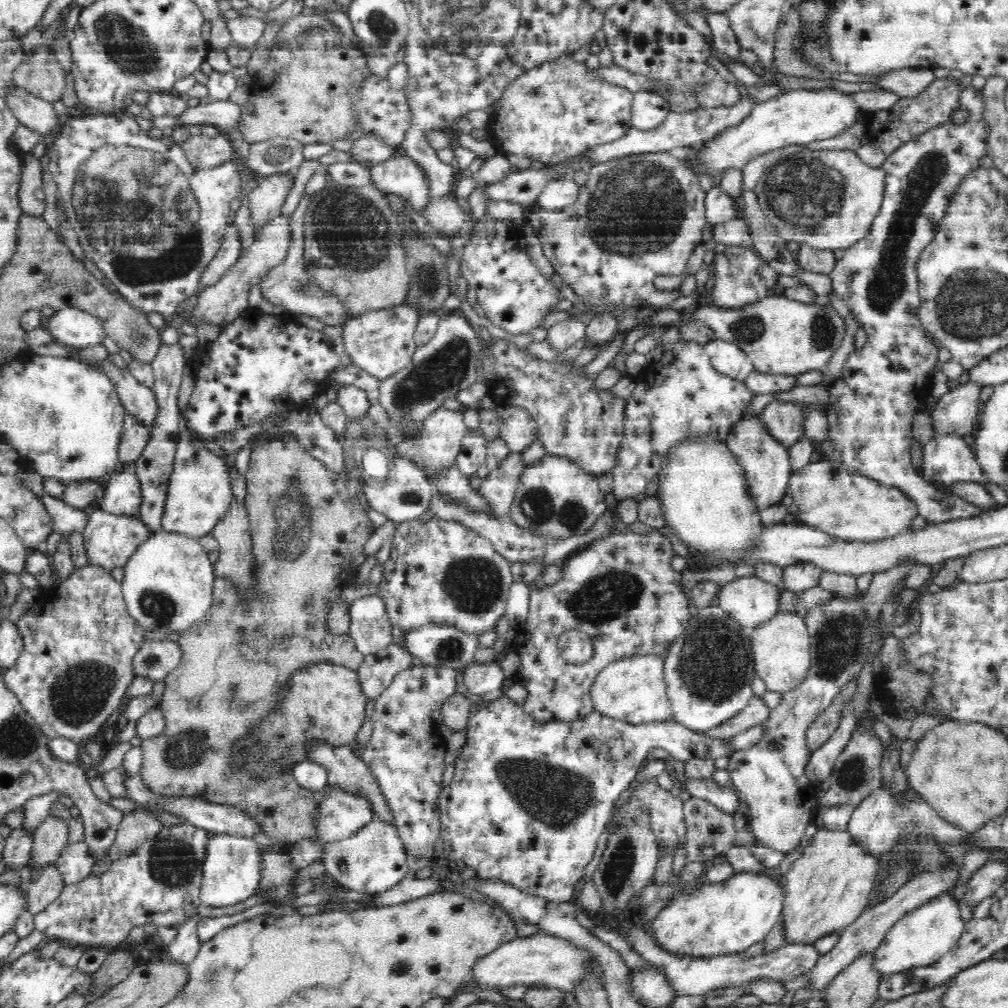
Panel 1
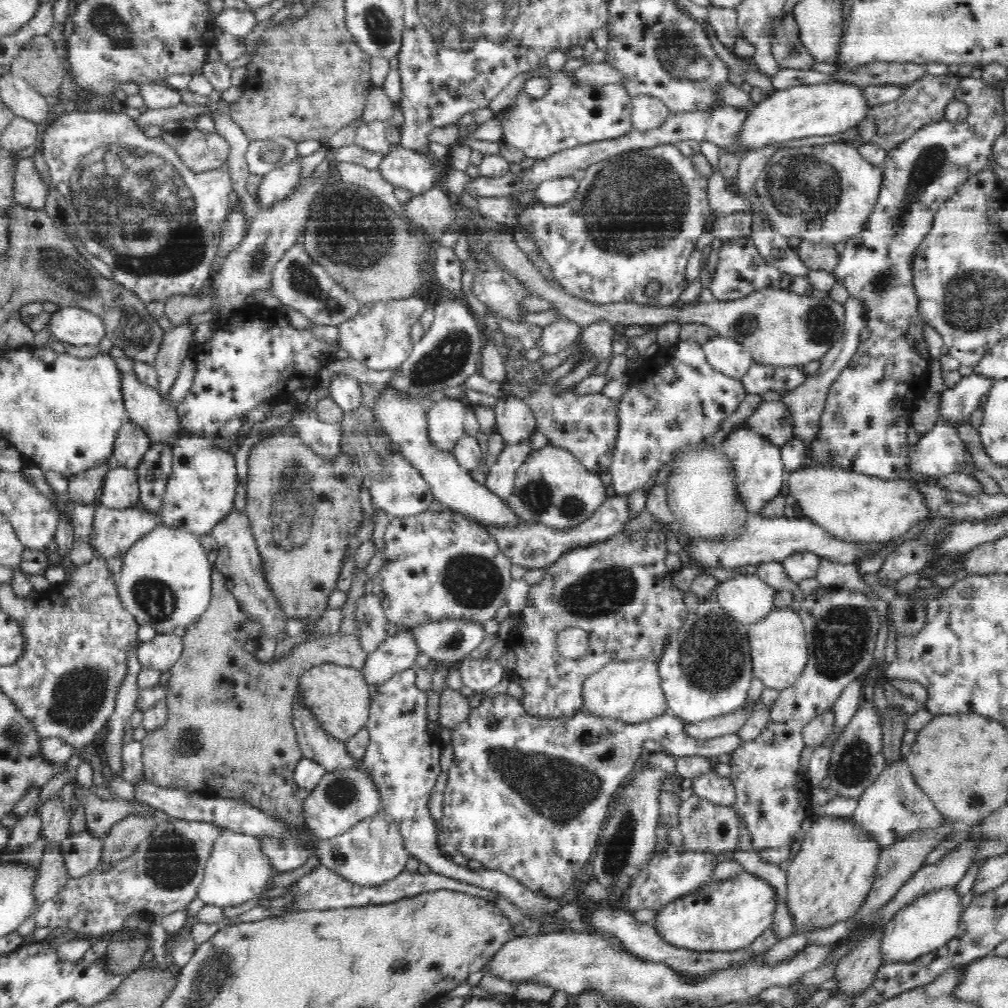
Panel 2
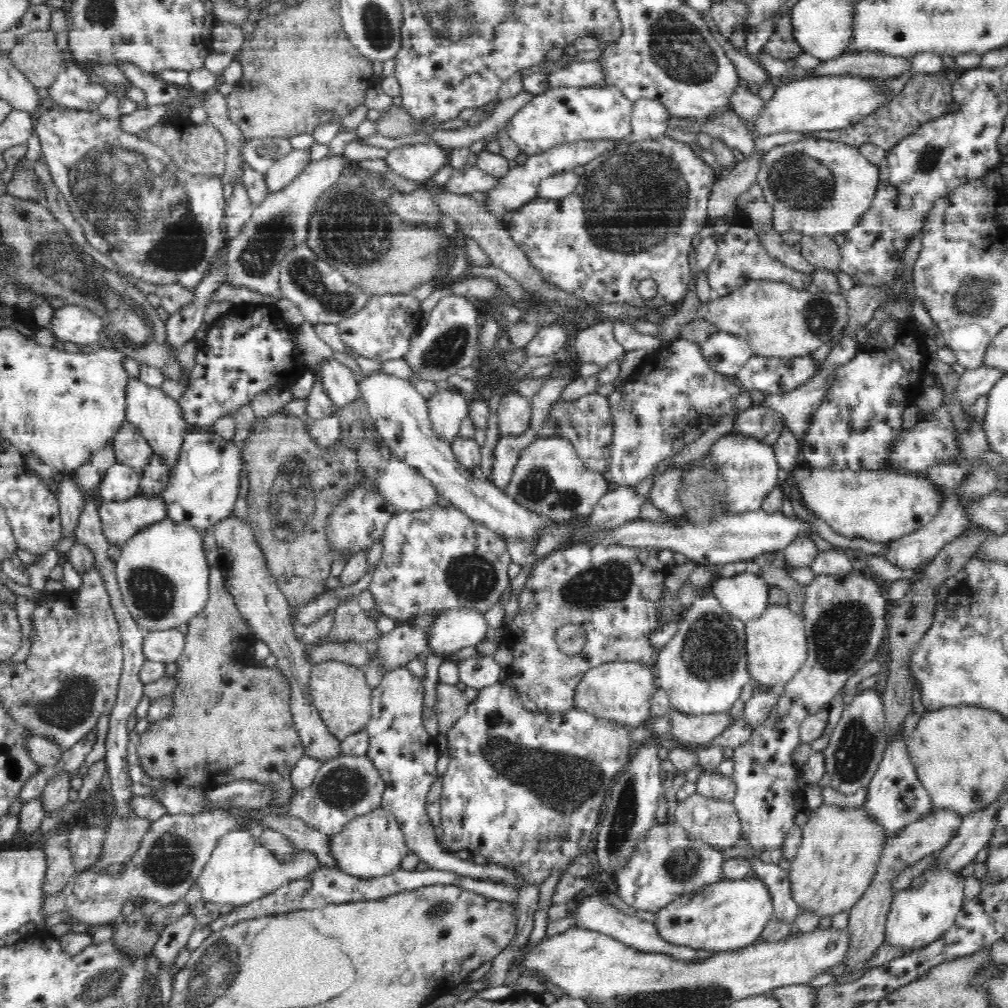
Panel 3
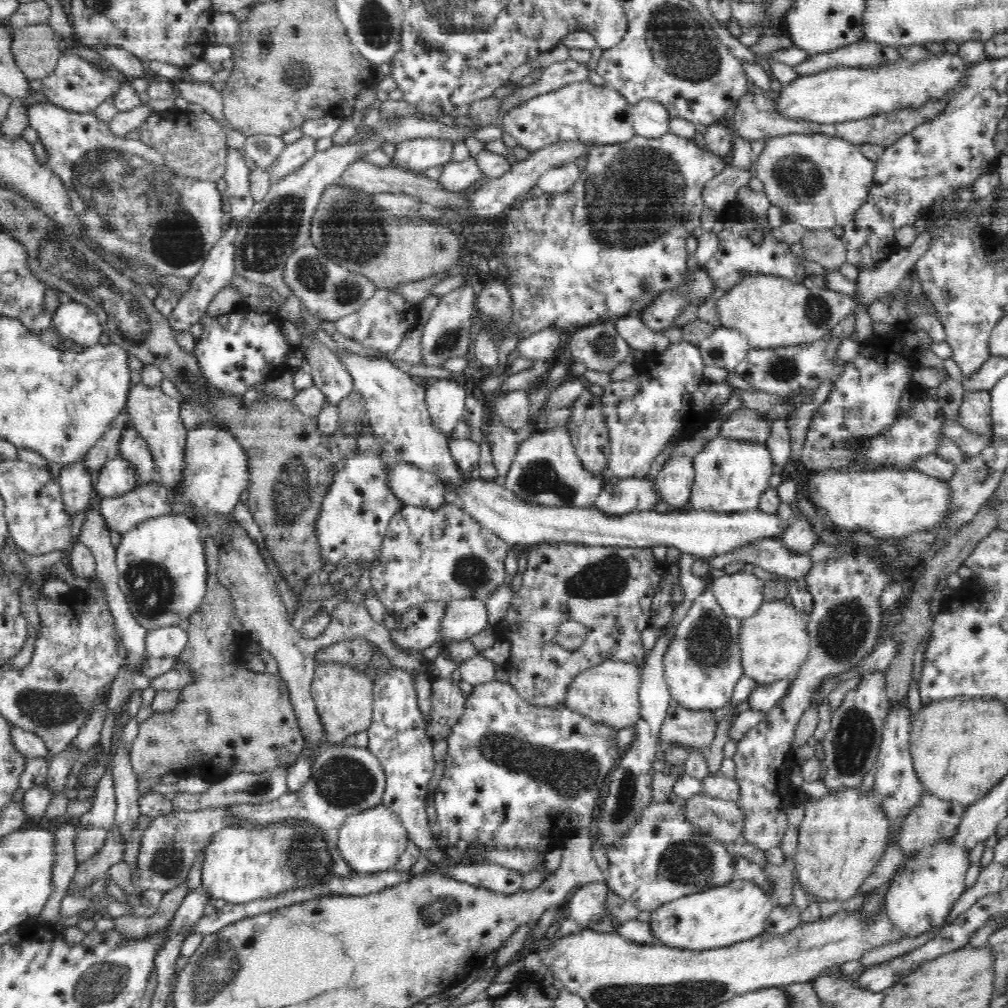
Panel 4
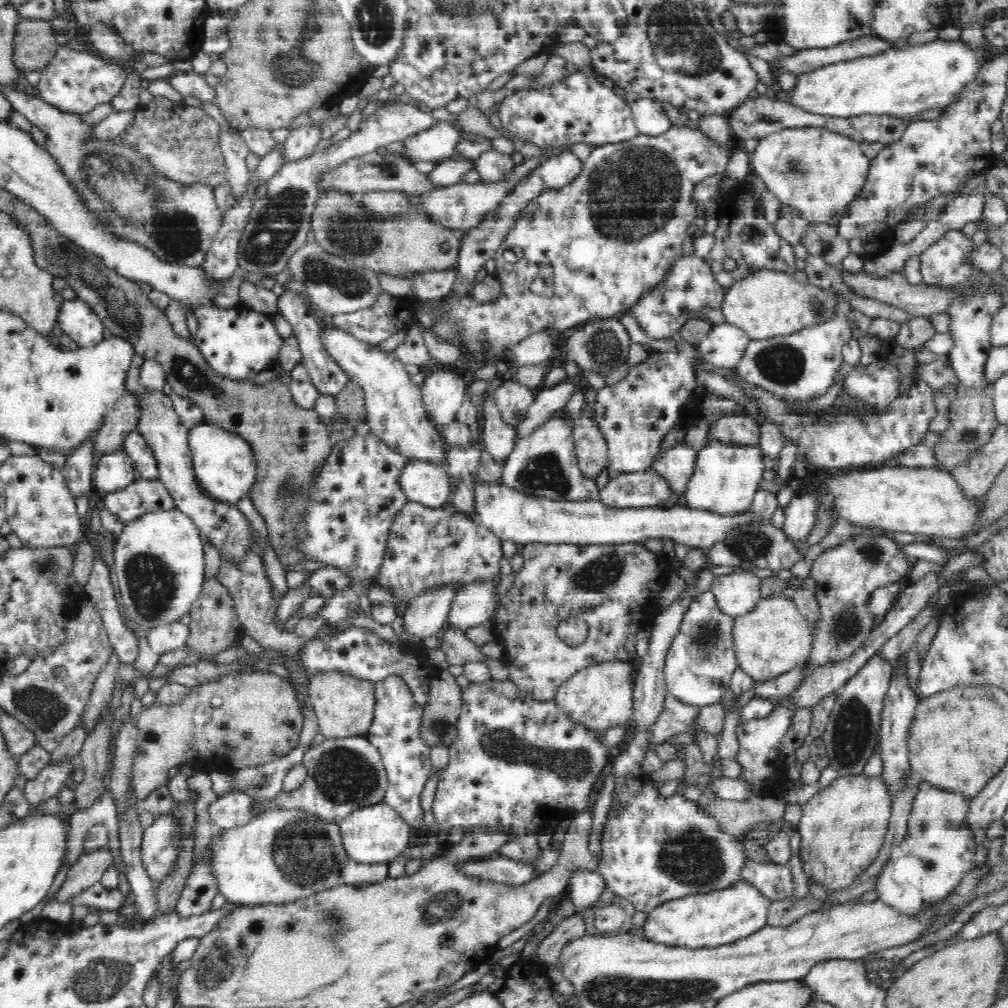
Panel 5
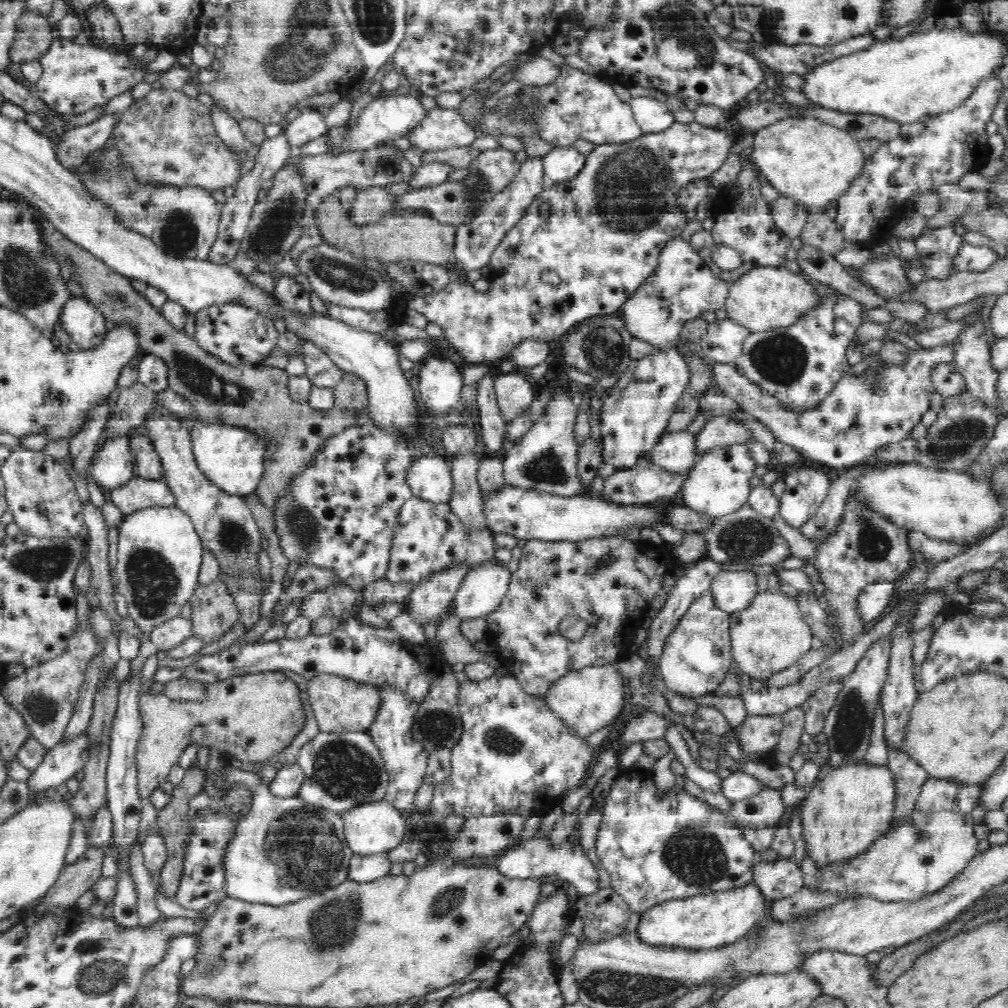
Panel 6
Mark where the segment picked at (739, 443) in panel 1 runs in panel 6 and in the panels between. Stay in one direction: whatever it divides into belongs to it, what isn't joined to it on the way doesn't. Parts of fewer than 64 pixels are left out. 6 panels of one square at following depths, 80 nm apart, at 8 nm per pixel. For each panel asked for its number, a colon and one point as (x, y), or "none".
2: (761, 470)
3: (750, 467)
4: (732, 474)
5: (727, 476)
6: (719, 484)

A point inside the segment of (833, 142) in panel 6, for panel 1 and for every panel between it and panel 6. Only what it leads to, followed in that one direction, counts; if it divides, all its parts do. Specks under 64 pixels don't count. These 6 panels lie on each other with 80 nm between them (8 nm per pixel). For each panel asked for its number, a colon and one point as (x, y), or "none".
1: (827, 200)
2: (824, 195)
3: (817, 188)
4: (817, 182)
5: (818, 174)

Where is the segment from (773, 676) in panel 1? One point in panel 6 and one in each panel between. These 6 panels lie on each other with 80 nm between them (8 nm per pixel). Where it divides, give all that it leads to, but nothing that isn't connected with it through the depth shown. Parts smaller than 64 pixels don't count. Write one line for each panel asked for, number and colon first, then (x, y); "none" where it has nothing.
2: (779, 650)
3: (776, 643)
4: (774, 643)
5: (775, 638)
6: (771, 635)

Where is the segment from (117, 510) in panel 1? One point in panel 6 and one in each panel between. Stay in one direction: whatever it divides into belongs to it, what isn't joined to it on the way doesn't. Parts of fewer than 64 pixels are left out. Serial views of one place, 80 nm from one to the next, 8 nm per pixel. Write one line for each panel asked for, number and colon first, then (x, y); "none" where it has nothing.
2: (120, 491)
3: (121, 483)
4: (118, 478)
5: (115, 472)
6: (114, 466)

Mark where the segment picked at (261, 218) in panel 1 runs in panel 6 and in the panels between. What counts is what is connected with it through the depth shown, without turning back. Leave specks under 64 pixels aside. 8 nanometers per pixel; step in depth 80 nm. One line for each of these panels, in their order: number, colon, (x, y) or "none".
2: (276, 186)
3: (283, 172)
4: (290, 160)
5: (303, 142)
6: (309, 125)

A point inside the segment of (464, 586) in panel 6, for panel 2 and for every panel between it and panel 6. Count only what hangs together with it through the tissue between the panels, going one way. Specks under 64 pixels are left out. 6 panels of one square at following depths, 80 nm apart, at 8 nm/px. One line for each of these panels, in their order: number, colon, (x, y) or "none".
2: (446, 643)
3: (453, 631)
4: (462, 620)
5: (471, 607)

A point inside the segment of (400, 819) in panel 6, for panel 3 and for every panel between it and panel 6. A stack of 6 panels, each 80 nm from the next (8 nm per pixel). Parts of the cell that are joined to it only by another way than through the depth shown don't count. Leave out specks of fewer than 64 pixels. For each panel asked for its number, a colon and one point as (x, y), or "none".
3: (371, 847)
4: (371, 842)
5: (376, 835)

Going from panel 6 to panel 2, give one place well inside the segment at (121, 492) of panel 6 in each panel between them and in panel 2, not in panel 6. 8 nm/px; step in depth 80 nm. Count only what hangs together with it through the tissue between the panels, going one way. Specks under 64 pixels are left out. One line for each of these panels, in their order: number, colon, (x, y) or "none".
2: (113, 533)
3: (121, 521)
4: (149, 501)
5: (144, 497)

